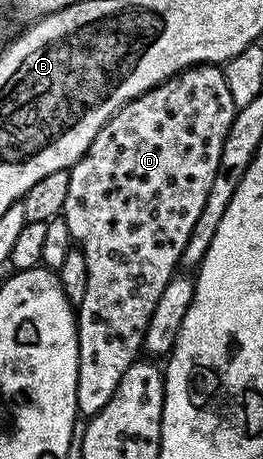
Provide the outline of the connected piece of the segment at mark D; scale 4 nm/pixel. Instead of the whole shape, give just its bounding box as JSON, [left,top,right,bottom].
[62,66,235,416]

